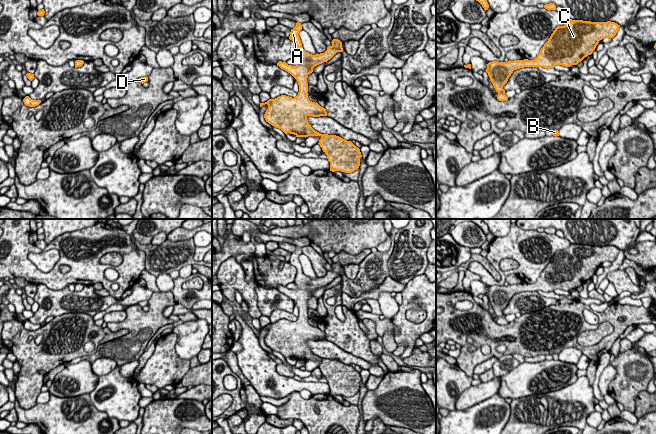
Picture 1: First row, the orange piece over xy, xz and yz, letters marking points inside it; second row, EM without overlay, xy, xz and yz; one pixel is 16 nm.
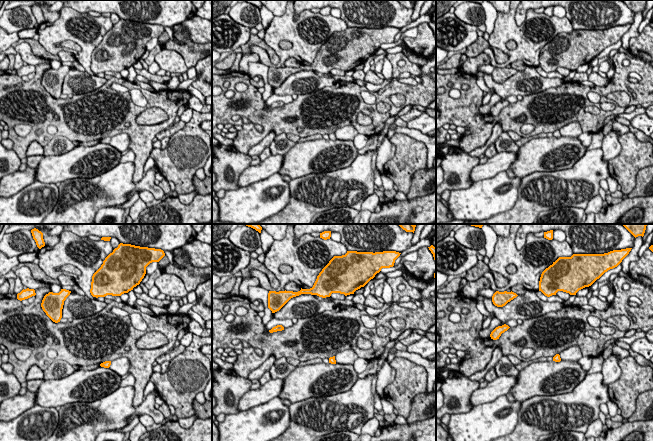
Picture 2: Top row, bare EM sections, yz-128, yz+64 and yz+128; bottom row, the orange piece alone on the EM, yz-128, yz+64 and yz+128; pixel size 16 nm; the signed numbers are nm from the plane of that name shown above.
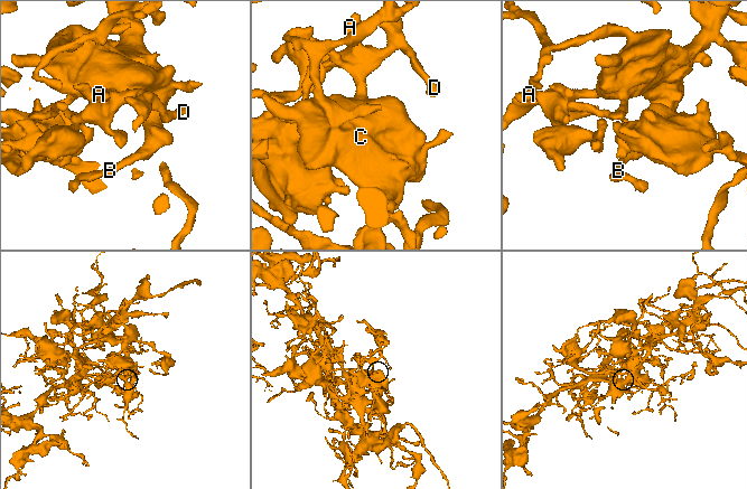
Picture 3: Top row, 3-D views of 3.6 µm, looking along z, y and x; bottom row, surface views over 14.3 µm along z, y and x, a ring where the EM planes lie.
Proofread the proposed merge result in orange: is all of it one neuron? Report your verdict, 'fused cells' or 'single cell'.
single cell

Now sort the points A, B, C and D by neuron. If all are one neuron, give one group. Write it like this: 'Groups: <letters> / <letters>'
Groups: A B C D

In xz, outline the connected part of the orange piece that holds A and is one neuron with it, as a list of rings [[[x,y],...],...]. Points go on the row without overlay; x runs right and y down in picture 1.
[[[301,247],[291,253],[289,263],[296,270],[294,284],[296,289],[288,289],[279,285],[277,290],[290,297],[298,306],[299,316],[294,322],[281,319],[275,323],[269,323],[265,327],[260,327],[260,331],[267,328],[268,333],[264,338],[266,346],[281,353],[285,358],[294,358],[296,361],[320,360],[319,369],[327,379],[330,386],[330,395],[341,395],[352,397],[360,390],[362,381],[360,373],[351,365],[347,365],[336,359],[321,358],[315,355],[309,348],[307,341],[327,340],[326,333],[317,326],[312,326],[308,322],[307,302],[313,296],[313,292],[319,288],[330,284],[337,276],[343,276],[342,266],[338,263],[332,264],[332,269],[327,271],[324,277],[312,279],[306,276],[299,261],[302,254]]]

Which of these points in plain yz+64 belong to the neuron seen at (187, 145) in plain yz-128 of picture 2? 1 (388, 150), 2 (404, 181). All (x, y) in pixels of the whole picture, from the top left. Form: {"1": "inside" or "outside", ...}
{"1": "outside", "2": "inside"}

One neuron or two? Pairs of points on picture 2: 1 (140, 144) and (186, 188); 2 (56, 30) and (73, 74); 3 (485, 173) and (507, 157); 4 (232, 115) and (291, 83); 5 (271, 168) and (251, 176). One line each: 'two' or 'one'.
1: two
2: two
3: one
4: two
5: one

